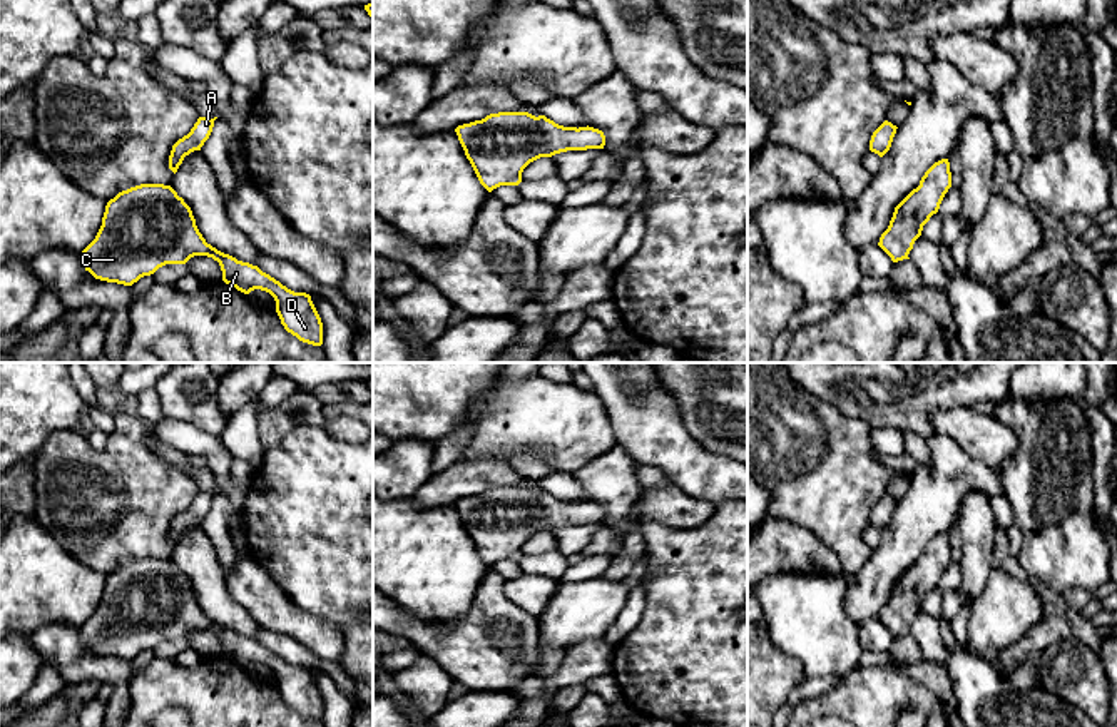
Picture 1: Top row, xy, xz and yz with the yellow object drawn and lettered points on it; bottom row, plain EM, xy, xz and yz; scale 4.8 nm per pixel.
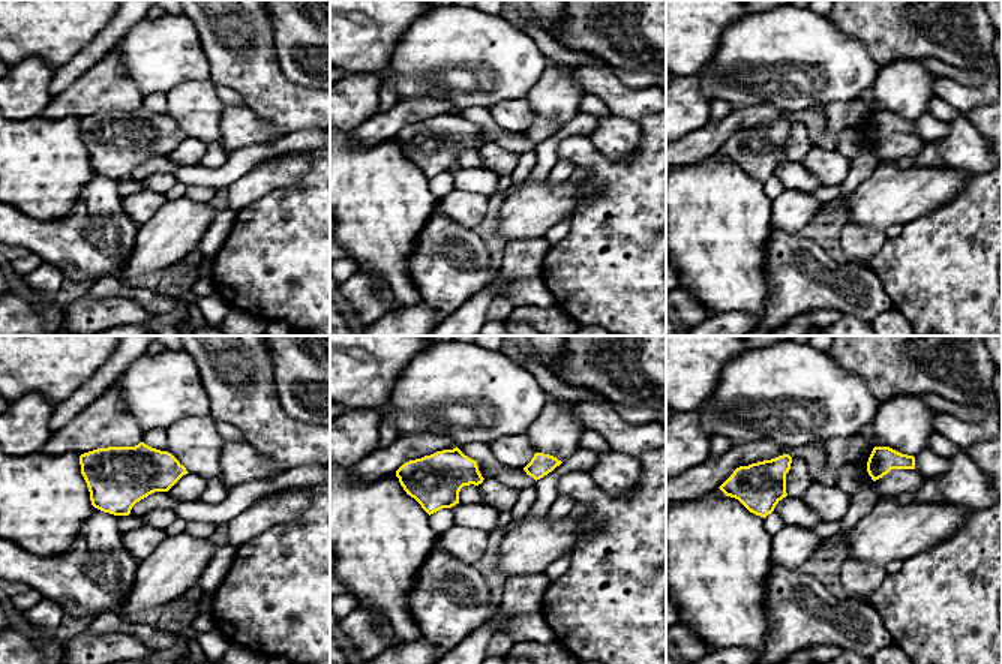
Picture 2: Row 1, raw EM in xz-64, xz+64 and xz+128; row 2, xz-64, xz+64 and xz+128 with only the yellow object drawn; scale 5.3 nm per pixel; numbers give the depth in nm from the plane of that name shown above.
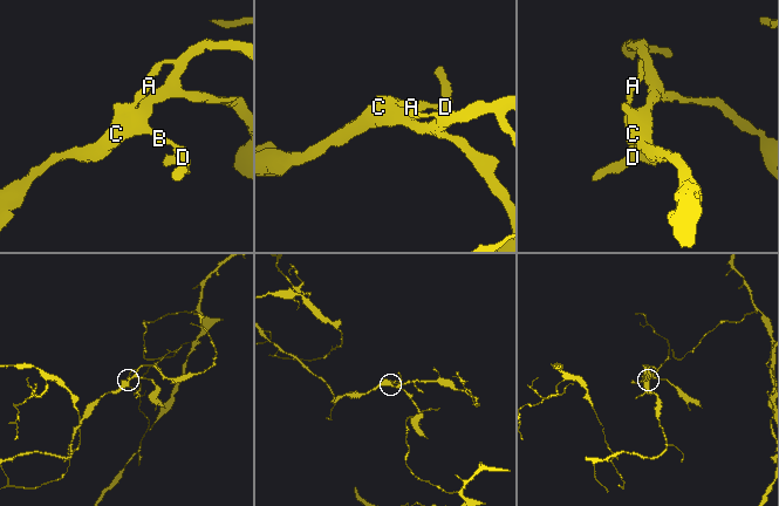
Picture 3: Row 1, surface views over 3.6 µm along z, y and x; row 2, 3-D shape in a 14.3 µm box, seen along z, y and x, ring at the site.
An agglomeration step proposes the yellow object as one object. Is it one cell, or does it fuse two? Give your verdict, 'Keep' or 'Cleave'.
Keep

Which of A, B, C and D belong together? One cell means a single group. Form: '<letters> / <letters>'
A B C D

